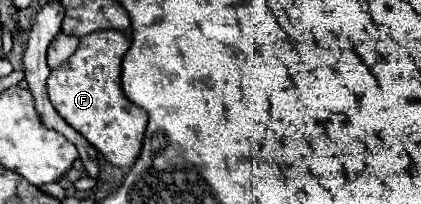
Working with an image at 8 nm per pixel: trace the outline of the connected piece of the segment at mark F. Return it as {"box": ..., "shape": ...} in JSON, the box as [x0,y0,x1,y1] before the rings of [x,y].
{"box":[48,30,148,168],"shape":[[[108,30],[108,32],[92,32],[92,36],[80,38],[80,46],[74,52],[74,56],[60,68],[50,72],[48,78],[48,96],[58,114],[74,128],[78,130],[102,156],[106,162],[112,166],[120,168],[130,168],[142,148],[144,140],[144,130],[148,124],[148,114],[138,108],[134,102],[130,102],[124,96],[122,82],[120,82],[120,72],[122,72],[122,56],[130,48],[130,40],[120,32],[120,30]]]}

